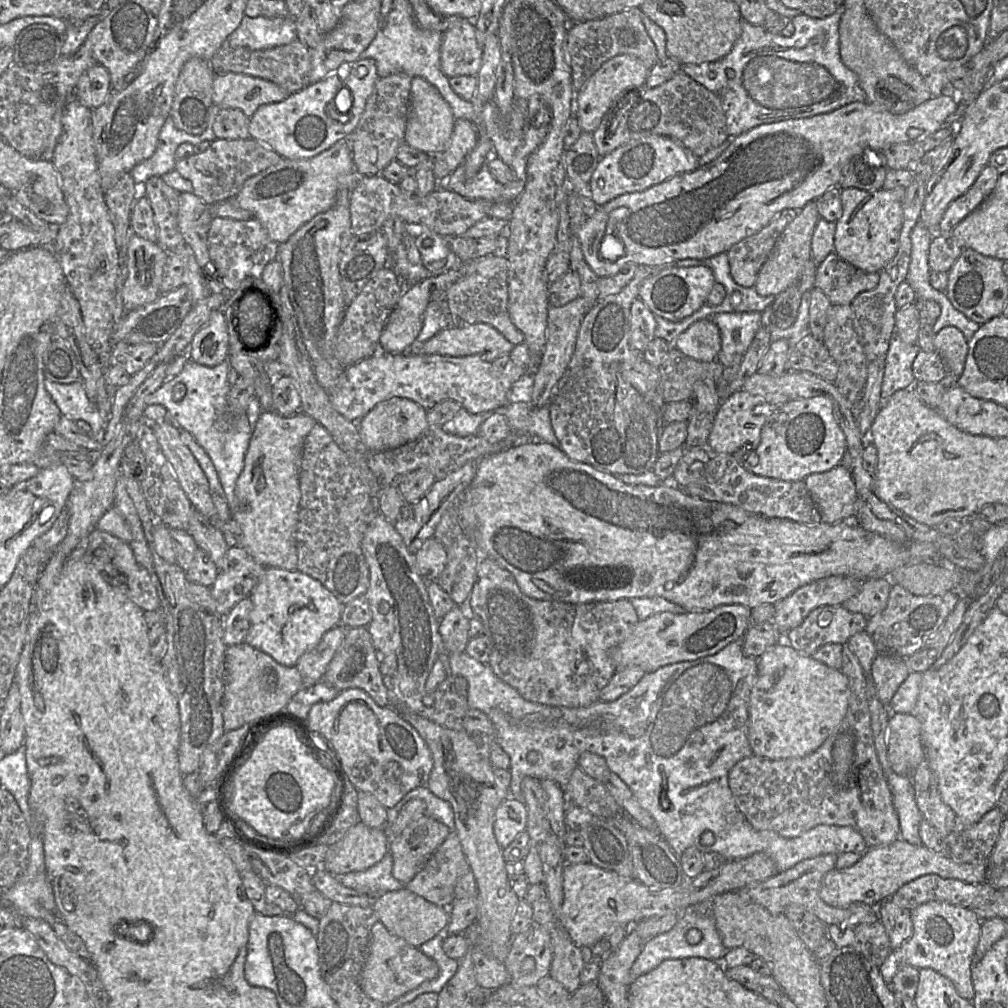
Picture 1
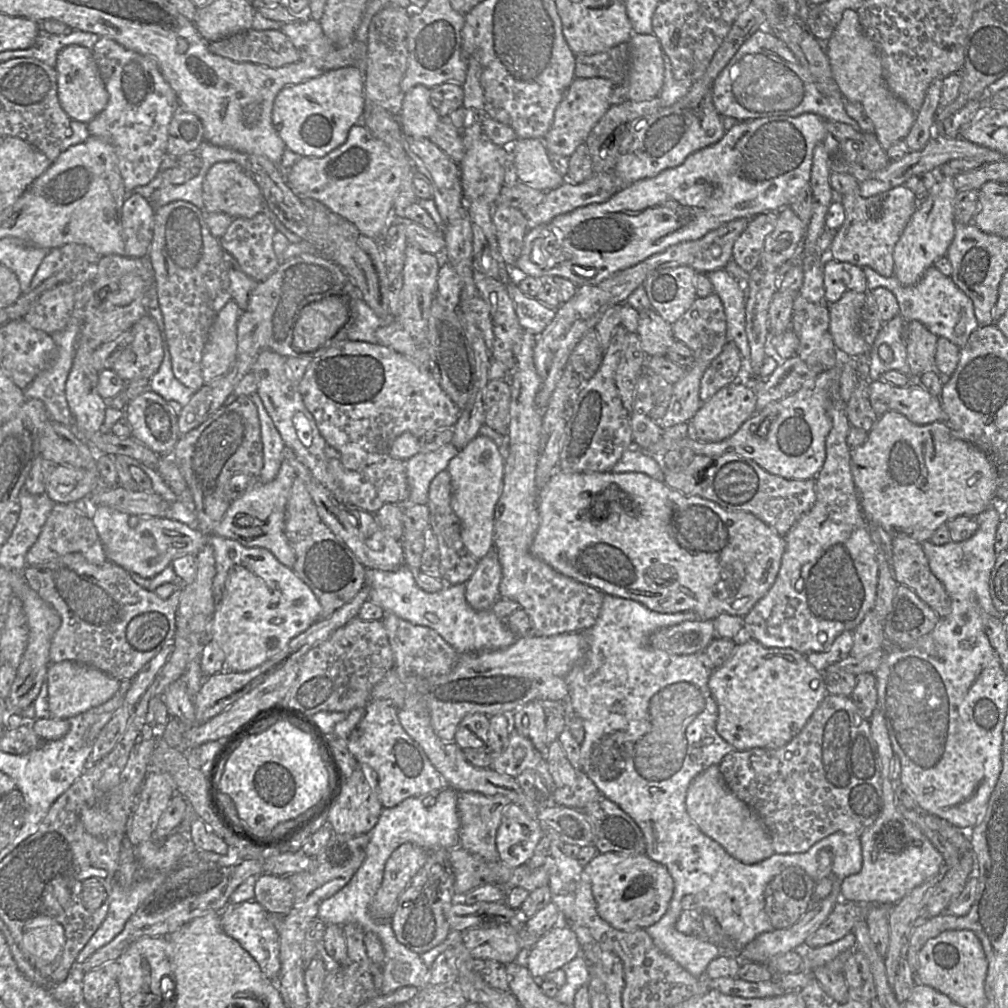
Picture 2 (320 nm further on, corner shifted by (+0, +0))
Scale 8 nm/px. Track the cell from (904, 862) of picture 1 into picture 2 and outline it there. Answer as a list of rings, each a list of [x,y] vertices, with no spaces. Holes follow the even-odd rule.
[[[875,708],[873,712],[870,726],[881,759],[884,805],[878,819],[860,836],[863,857],[862,869],[859,873],[842,880],[840,898],[844,901],[858,903],[895,905],[915,887],[938,874],[944,867],[944,859],[920,829],[907,820],[897,809],[894,791],[895,782],[890,775],[894,751],[885,719],[878,708]]]

